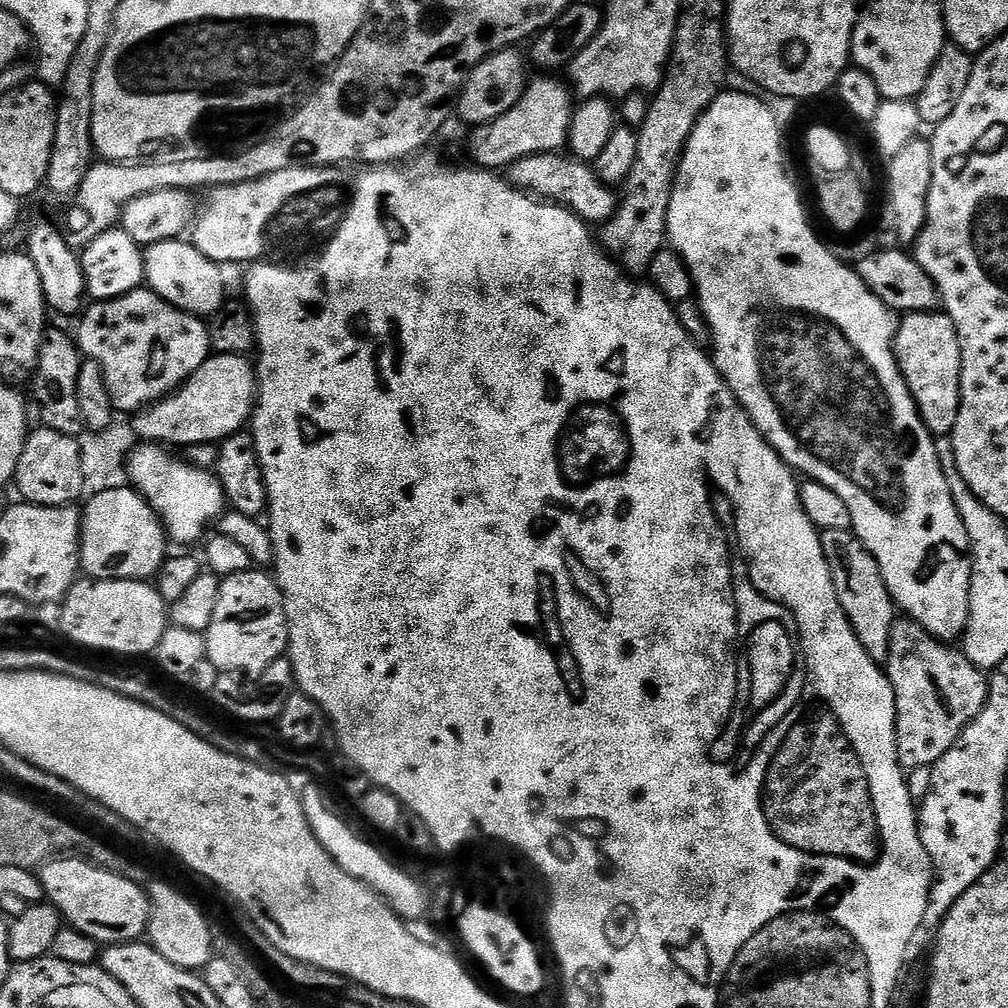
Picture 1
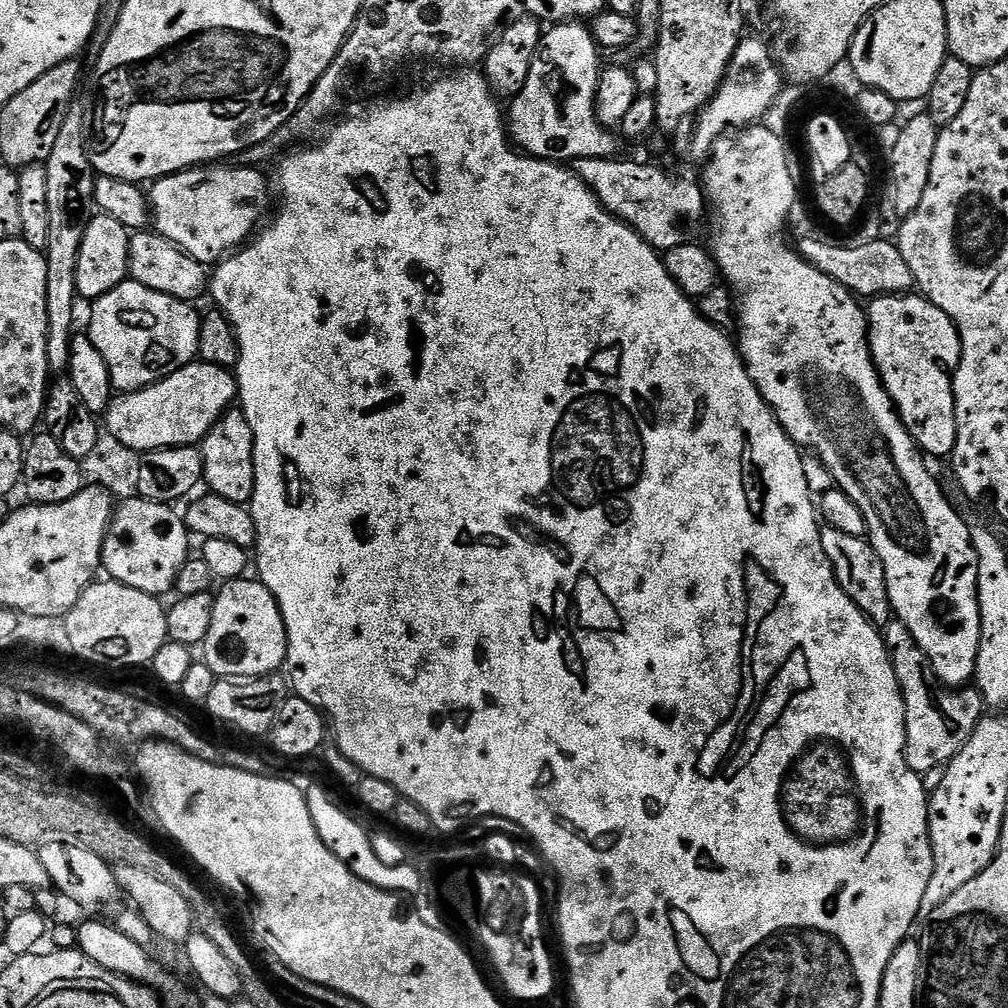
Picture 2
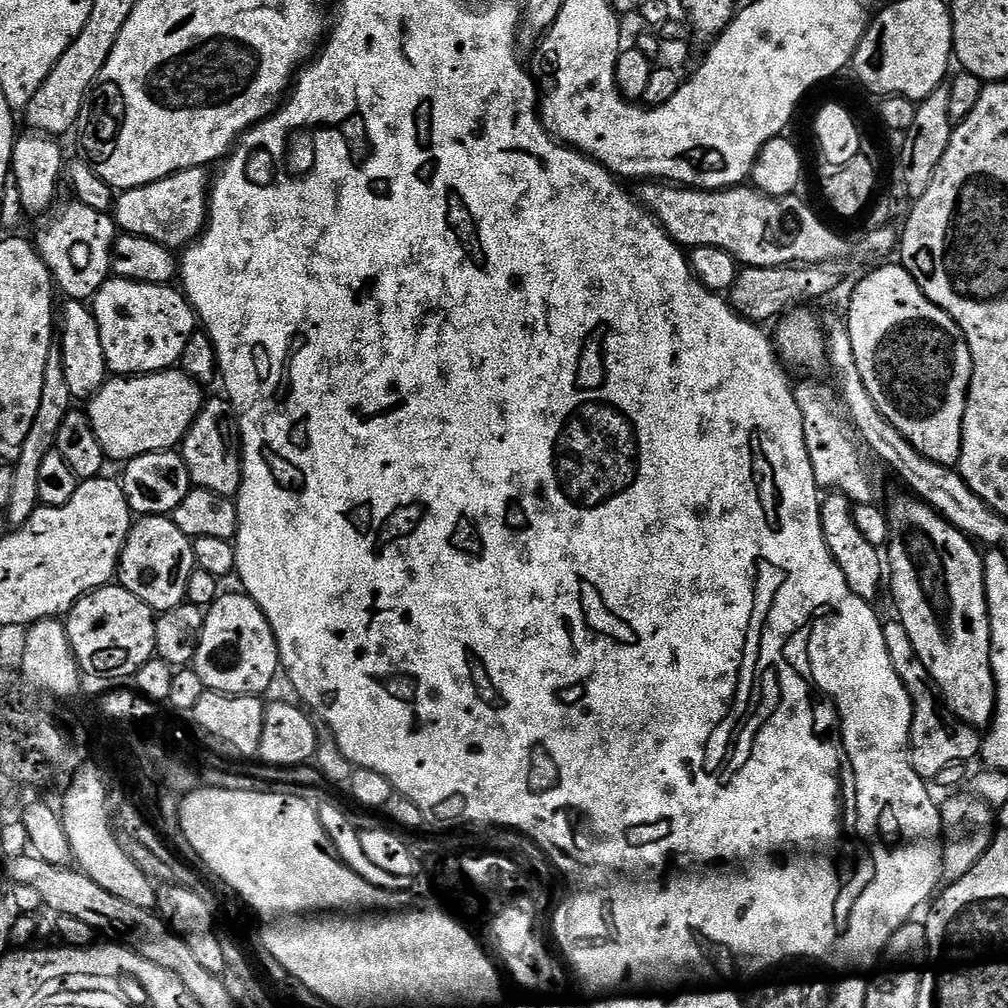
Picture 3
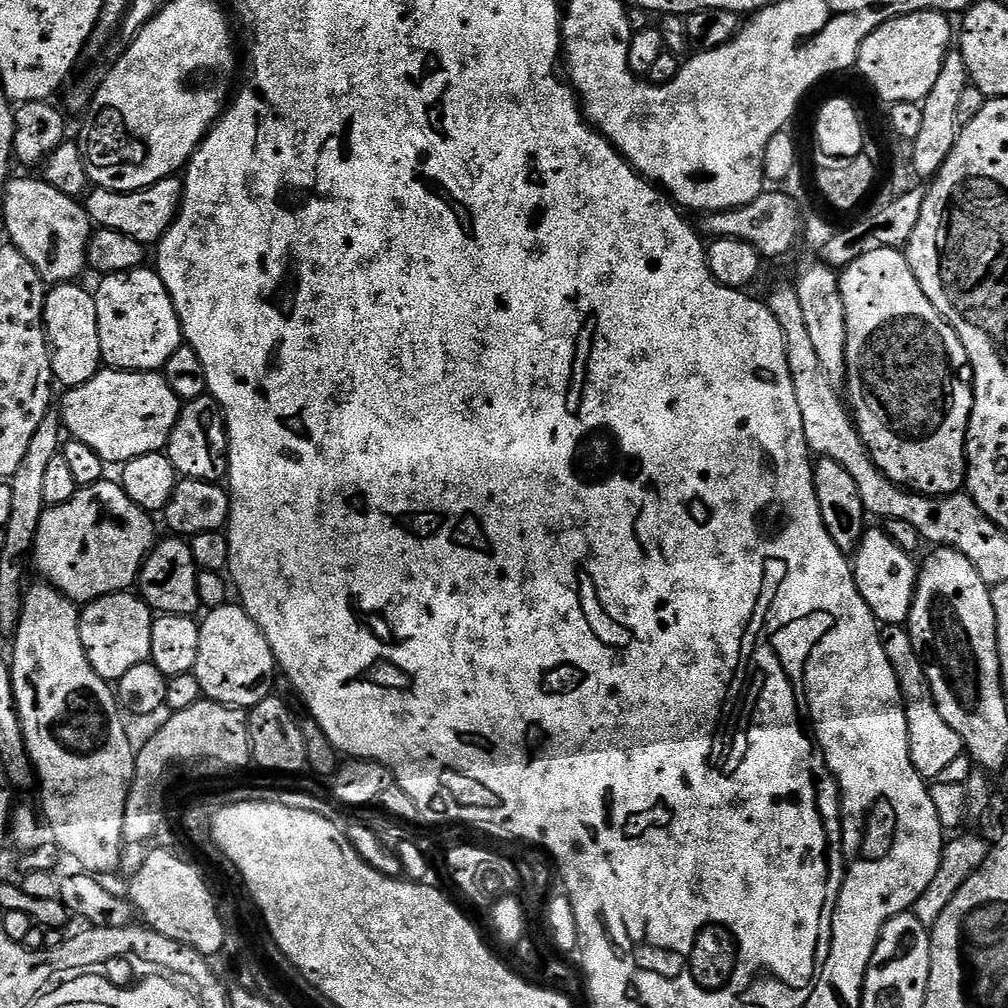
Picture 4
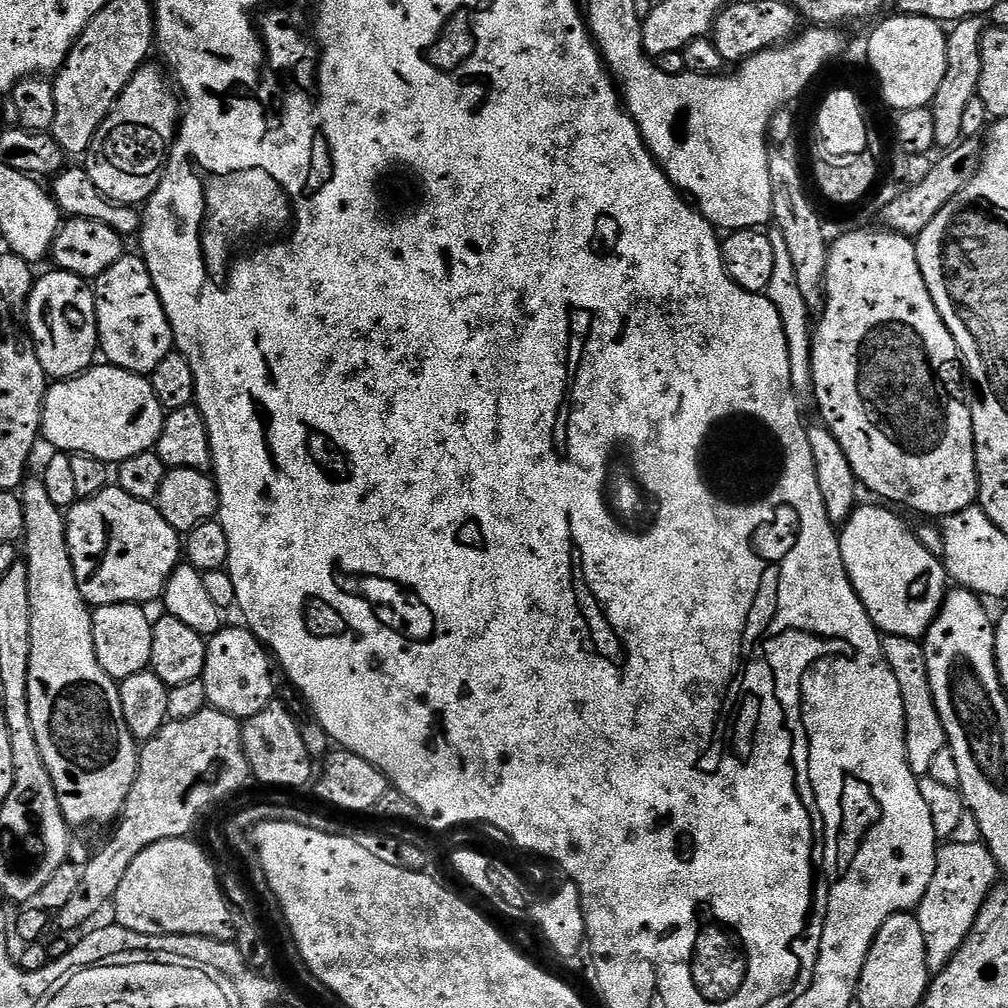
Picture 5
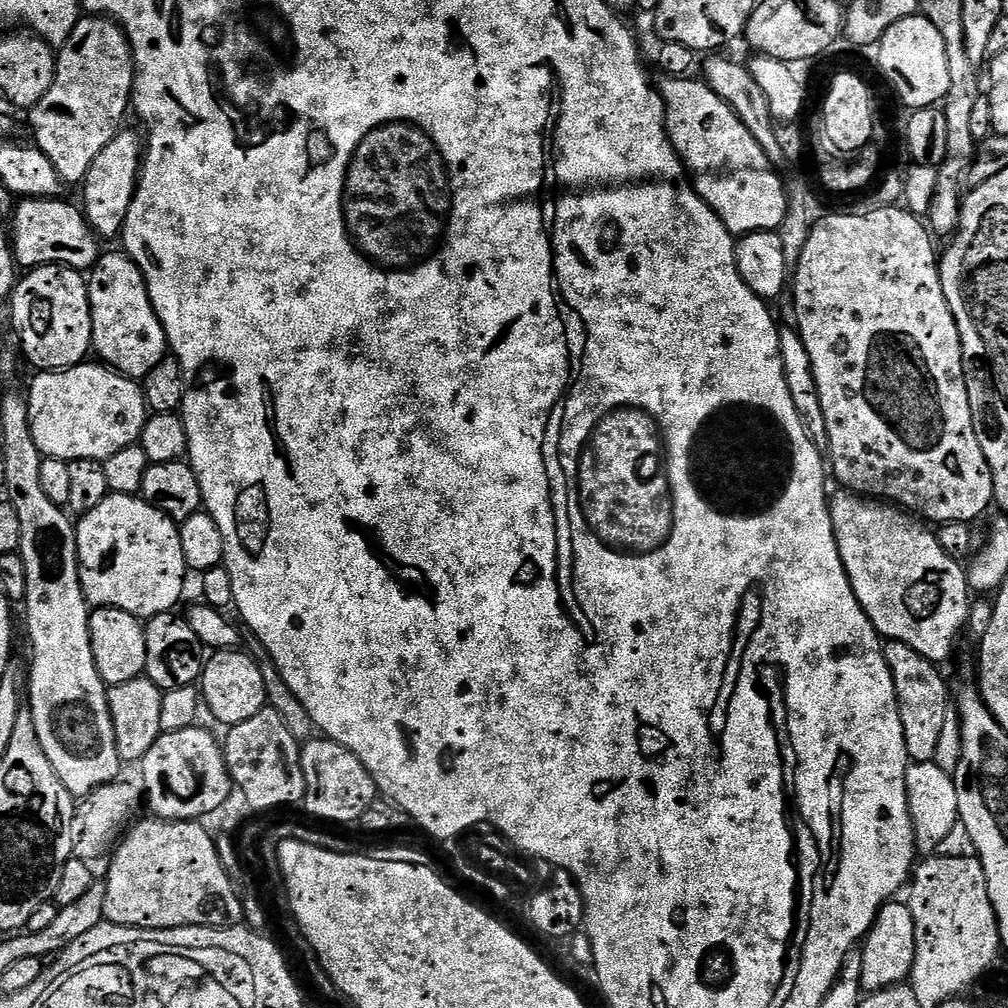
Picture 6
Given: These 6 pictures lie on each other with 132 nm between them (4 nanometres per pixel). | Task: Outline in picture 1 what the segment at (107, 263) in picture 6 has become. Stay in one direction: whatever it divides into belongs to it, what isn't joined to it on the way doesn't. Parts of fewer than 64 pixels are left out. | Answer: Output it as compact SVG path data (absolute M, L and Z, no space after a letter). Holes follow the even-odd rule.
M137 290L116 300L93 303L79 320L80 329L74 332L74 339L87 359L98 362L106 378L106 390L110 390L112 407L120 414L135 414L175 392L185 380L189 380L194 370L198 370L198 366L202 366L202 362L208 360L212 352L207 323L199 316L170 306L151 290Z

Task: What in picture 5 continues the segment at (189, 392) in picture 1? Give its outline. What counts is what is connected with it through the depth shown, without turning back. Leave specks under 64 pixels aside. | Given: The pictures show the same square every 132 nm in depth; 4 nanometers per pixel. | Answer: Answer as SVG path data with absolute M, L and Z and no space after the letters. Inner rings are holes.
M100 362L71 380L49 383L40 435L43 443L53 444L57 452L93 456L109 466L118 466L126 458L134 458L134 454L155 449L165 415L147 375Z

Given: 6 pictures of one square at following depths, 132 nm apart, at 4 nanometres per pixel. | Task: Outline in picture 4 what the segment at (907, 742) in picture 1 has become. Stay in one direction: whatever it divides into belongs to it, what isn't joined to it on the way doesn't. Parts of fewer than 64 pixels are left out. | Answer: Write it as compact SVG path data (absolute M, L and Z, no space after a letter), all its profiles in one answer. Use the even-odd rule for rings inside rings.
M889 624L881 631L882 646L886 650L886 658L894 666L894 674L900 683L900 699L906 710L906 722L908 723L908 741L910 742L910 762L914 762L914 770L925 782L936 782L942 770L950 766L950 762L961 759L965 755L966 749L962 738L950 730L950 725L946 723L946 718L938 714L938 706L932 697L932 688L928 685L928 675L924 673L924 661L920 659L915 648L912 647L912 639L908 633L907 627L899 624Z

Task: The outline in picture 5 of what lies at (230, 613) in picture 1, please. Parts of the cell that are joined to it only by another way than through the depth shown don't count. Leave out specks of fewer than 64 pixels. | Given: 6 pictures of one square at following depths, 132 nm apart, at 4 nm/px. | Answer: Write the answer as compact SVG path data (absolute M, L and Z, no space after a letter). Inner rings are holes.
M221 627L207 641L206 666L202 679L209 705L243 722L258 714L267 704L273 703L276 684L272 681L274 664L268 649L247 627L239 627Z

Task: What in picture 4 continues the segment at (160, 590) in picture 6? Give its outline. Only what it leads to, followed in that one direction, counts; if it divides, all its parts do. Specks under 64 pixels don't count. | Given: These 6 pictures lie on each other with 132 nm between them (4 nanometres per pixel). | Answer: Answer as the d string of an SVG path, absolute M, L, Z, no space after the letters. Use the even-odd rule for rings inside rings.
M111 479L80 488L70 502L45 507L36 535L35 571L37 568L47 583L74 602L127 592L139 581L140 568L157 543L152 520Z

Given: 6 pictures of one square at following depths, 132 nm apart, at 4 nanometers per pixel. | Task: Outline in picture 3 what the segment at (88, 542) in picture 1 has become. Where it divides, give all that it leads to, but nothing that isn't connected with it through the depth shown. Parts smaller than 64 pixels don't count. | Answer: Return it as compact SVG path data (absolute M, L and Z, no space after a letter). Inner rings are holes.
M171 515L166 516L142 516L133 523L130 534L126 538L126 546L120 555L118 569L119 587L130 590L153 613L159 614L166 610L174 610L174 606L185 603L188 599L186 586L190 582L190 574L196 569L196 559L192 549L192 541L172 521Z

